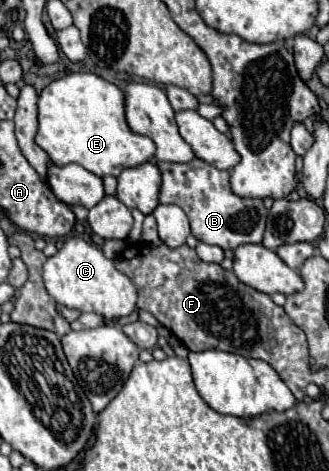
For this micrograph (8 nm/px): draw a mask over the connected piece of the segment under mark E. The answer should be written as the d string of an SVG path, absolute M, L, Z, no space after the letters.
M71 73L49 83L39 95L39 131L35 143L55 165L77 163L87 171L117 177L127 167L153 159L155 143L133 133L125 121L125 93L95 73Z

